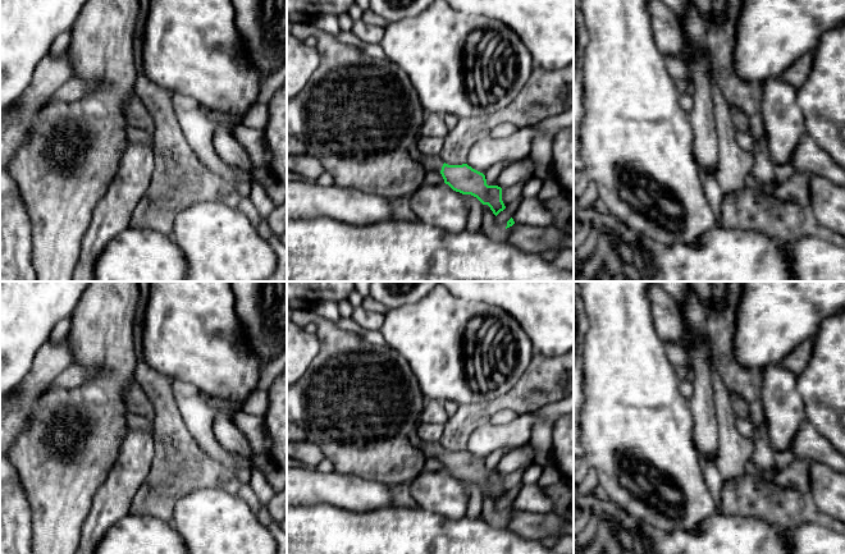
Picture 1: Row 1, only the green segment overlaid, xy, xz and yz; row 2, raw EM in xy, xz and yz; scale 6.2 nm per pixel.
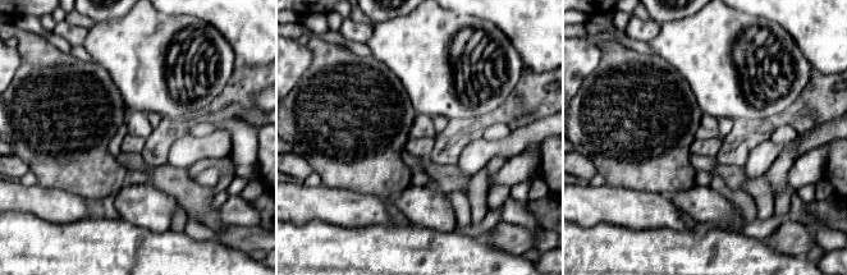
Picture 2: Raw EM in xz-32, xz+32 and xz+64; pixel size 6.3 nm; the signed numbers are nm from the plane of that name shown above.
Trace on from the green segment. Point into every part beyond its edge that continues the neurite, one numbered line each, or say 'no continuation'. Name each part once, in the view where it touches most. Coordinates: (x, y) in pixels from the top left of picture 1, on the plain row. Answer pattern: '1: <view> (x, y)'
1: xz (433, 449)

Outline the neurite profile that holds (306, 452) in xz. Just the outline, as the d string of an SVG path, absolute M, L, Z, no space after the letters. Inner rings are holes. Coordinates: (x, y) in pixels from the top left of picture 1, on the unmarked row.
M307 440L287 441L287 458L306 463L310 468L318 466L324 458L321 449Z

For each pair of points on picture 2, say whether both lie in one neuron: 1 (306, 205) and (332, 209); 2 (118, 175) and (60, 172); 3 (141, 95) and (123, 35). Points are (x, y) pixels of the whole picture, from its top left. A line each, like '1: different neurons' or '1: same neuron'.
1: same neuron
2: same neuron
3: same neuron

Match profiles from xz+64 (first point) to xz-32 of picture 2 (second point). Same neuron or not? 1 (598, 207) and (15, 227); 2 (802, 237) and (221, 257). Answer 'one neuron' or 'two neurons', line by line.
1: two neurons
2: two neurons

